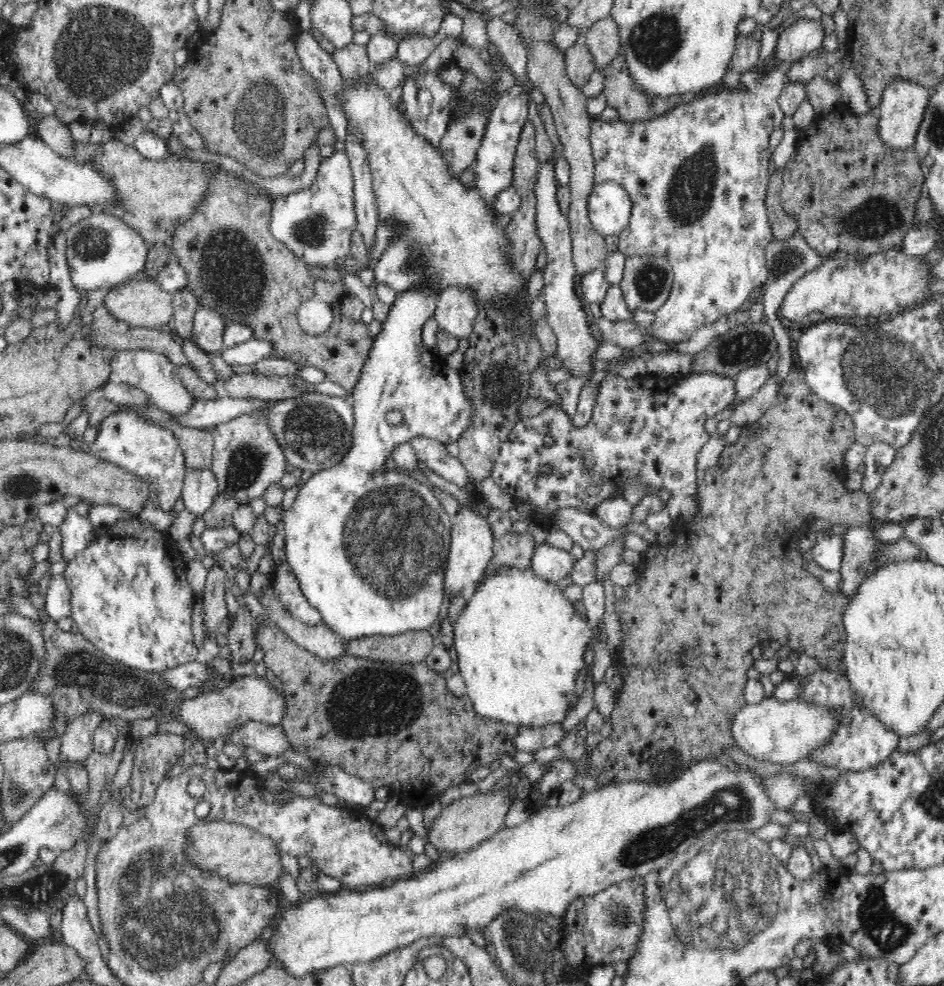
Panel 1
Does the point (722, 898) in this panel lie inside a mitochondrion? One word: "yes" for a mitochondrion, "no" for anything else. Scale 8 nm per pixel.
yes

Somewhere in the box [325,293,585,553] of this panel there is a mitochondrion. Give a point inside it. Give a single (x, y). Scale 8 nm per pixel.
(500, 388)

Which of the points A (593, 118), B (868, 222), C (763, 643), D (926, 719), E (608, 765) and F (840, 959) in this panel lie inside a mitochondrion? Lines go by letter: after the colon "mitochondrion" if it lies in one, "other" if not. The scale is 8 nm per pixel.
A: other
B: mitochondrion
C: other
D: other
E: other
F: other

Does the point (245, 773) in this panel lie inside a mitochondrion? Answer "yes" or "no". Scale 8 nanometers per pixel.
no

